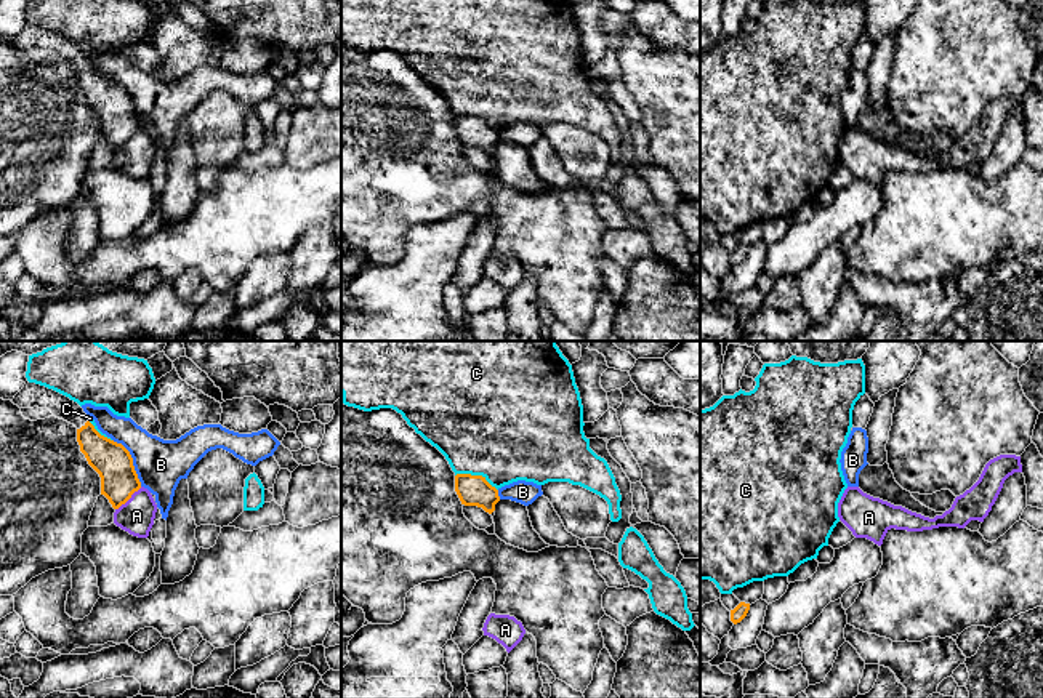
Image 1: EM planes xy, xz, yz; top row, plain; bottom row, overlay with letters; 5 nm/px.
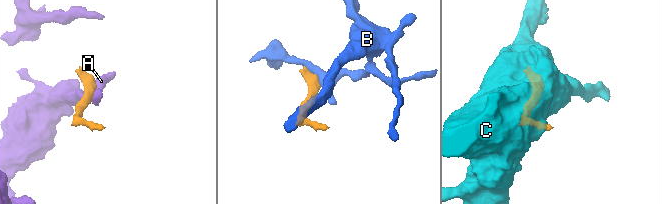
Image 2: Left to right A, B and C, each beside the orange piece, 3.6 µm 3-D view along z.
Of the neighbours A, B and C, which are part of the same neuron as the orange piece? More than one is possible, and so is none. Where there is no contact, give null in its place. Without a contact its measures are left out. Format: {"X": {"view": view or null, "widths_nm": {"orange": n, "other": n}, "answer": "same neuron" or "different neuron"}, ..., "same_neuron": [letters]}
{"A": {"view": "xy", "widths_nm": {"orange": 190, "other": 180}, "answer": "different neuron"}, "B": {"view": "xy", "widths_nm": {"orange": 190, "other": 240}, "answer": "different neuron"}, "C": {"view": "xz", "widths_nm": {"orange": 160, "other": 480}, "answer": "different neuron"}, "same_neuron": []}

